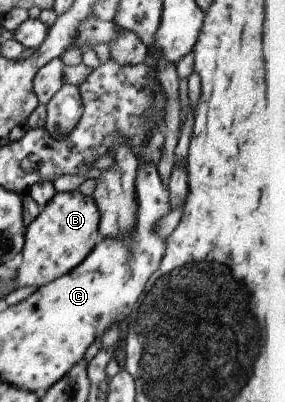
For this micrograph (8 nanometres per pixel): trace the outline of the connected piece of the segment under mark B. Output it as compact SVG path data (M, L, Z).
M79 190L55 193L40 214L25 230L25 244L21 255L22 264L18 269L16 286L44 285L74 270L102 242L99 231L100 213L93 196L86 196Z

